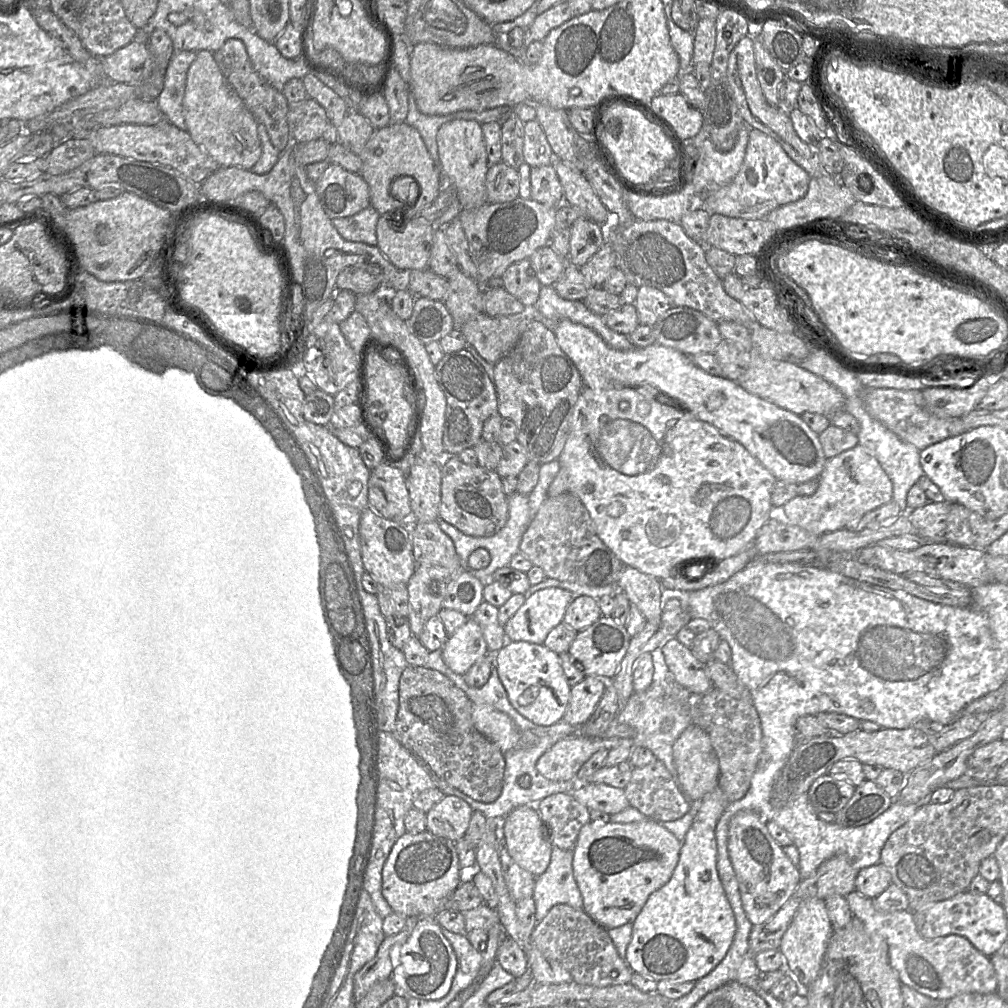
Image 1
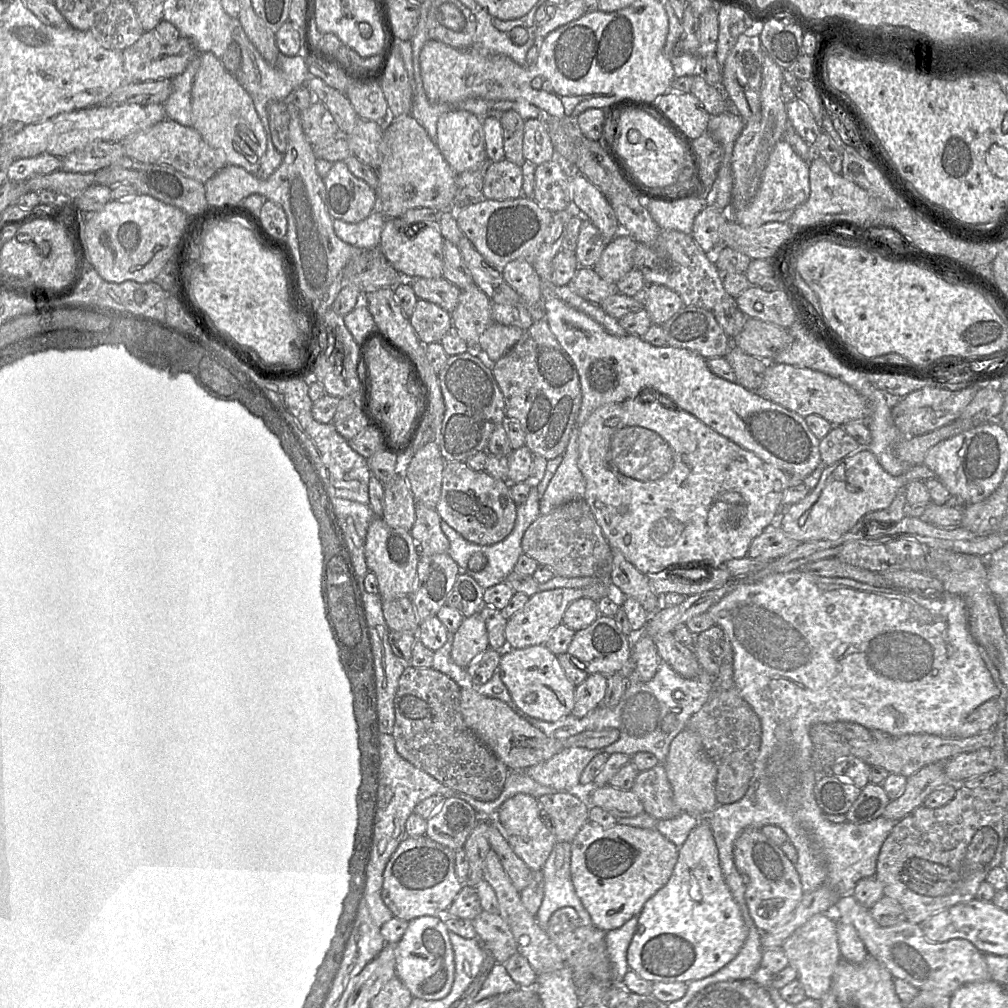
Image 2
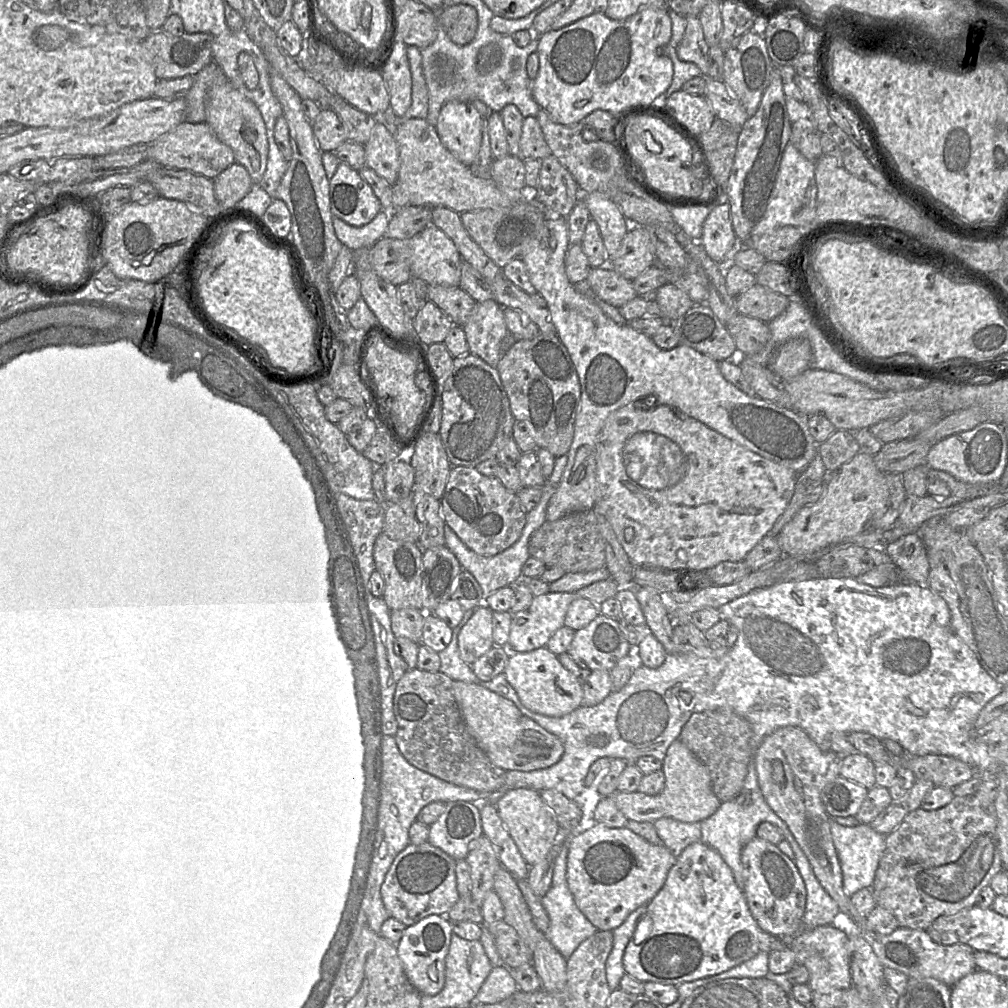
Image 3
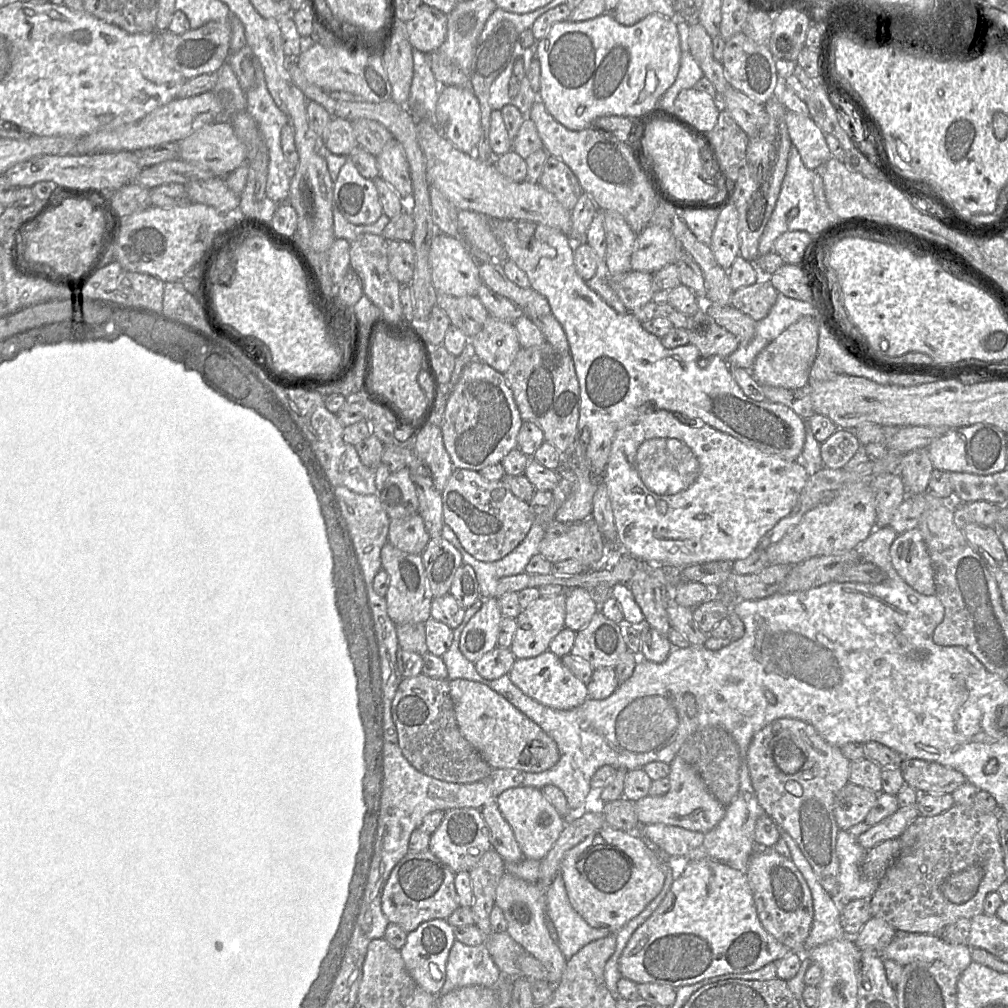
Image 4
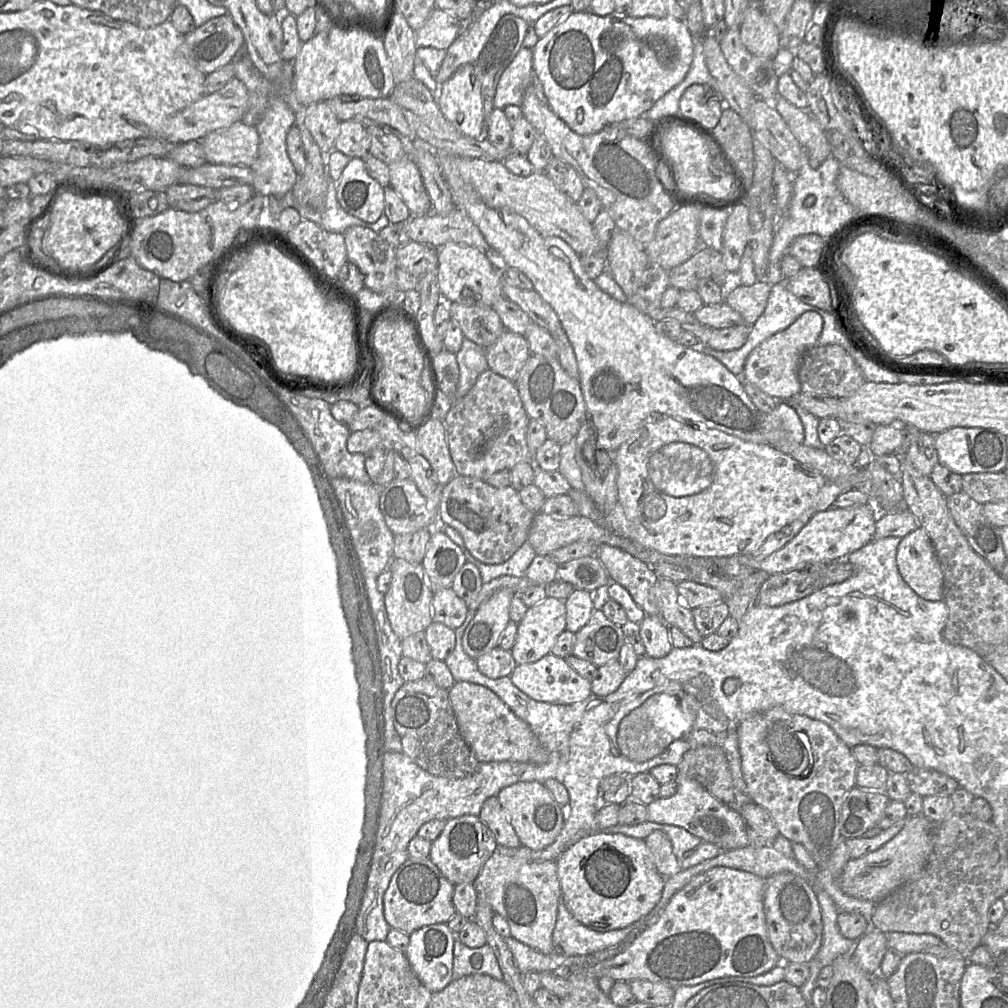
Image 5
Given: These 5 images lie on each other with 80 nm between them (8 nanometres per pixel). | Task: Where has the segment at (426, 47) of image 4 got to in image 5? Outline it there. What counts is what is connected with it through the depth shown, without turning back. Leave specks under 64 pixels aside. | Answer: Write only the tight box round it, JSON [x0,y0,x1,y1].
[414,7,461,50]

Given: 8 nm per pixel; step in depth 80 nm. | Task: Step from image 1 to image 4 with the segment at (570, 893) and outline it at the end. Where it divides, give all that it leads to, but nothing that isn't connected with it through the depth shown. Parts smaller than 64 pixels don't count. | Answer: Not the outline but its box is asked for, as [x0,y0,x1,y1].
[546,873,607,961]

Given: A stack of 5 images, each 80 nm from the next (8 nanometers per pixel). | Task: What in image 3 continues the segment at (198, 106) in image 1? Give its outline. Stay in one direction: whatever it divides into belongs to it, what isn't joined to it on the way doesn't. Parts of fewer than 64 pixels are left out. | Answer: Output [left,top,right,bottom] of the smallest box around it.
[206,74,268,185]

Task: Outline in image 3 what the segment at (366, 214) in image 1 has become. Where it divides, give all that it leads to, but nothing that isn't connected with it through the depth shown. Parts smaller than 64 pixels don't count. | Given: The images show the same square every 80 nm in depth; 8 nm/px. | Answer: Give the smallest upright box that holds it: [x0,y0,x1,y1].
[333,209,390,251]

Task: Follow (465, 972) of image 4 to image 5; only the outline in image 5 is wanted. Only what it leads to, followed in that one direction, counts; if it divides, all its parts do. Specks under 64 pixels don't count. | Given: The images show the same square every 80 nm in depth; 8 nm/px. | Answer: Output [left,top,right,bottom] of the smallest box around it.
[453,938,503,980]

